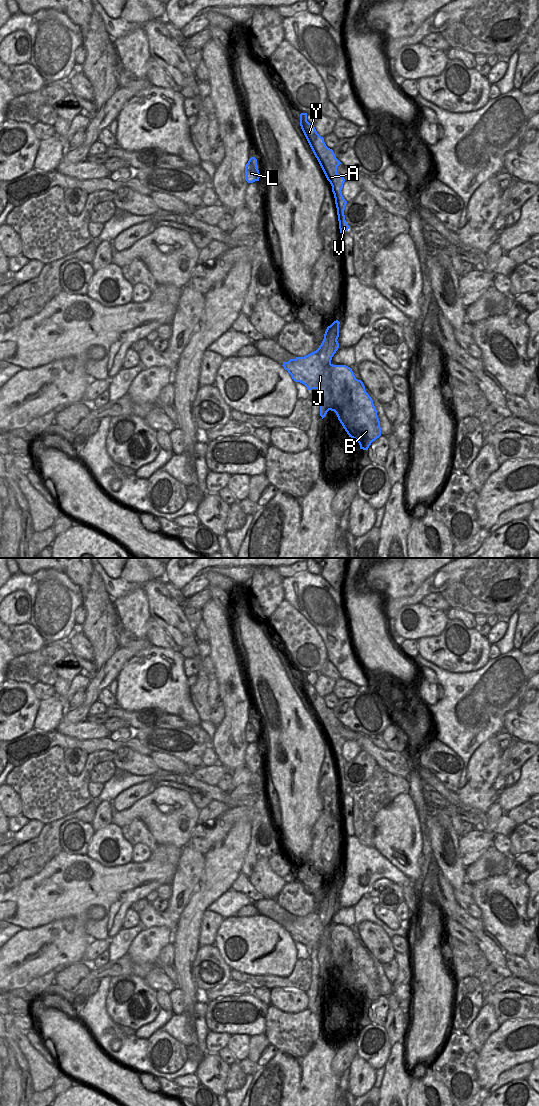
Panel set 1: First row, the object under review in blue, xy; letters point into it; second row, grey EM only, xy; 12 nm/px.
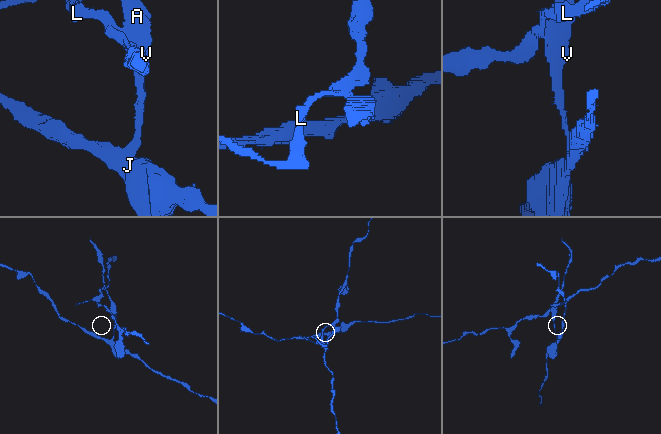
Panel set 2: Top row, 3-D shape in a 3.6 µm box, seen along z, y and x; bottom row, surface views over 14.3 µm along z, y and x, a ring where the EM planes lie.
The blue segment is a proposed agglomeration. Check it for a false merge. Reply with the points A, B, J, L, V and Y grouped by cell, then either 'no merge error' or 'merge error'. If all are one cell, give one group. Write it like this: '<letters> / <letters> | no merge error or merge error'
A L V Y / B J | merge error

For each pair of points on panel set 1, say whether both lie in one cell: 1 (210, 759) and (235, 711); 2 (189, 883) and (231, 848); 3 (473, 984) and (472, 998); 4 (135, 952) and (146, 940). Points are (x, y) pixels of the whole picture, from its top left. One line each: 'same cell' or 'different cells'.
1: different cells
2: different cells
3: same cell
4: same cell

